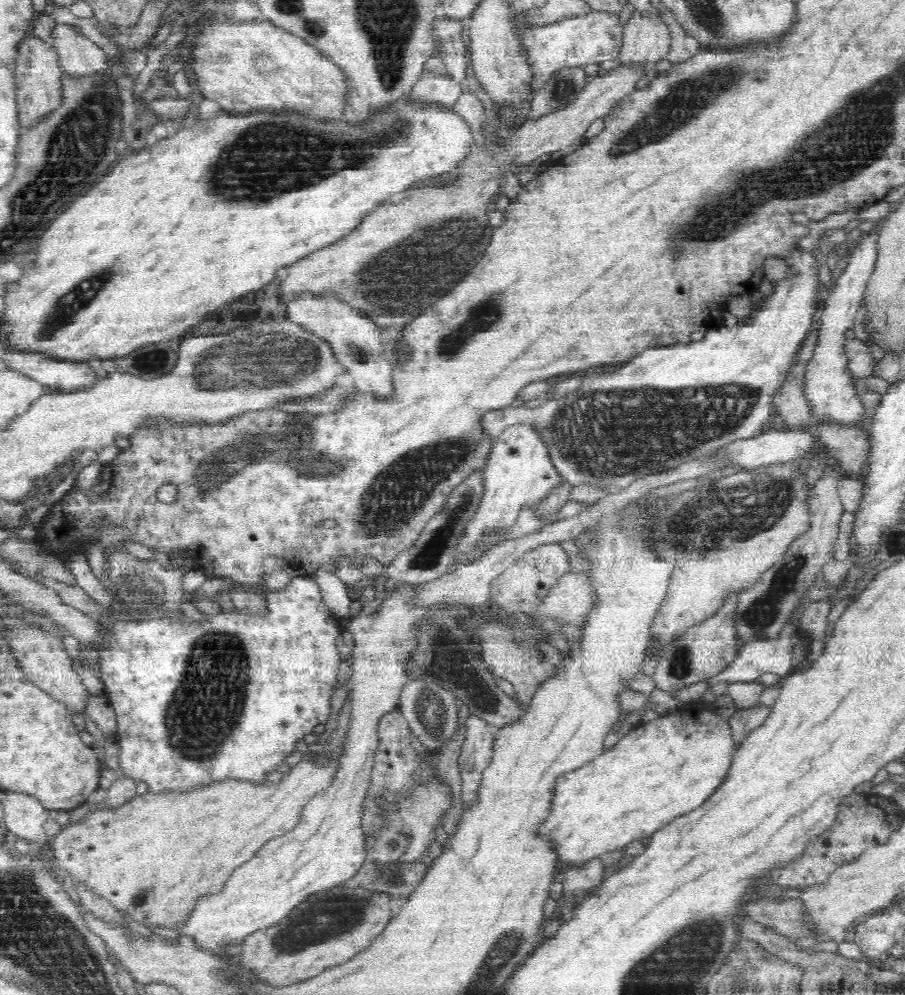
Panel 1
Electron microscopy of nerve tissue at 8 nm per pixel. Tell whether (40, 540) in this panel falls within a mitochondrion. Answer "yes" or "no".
no

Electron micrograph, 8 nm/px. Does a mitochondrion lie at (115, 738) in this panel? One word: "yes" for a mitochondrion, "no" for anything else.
no

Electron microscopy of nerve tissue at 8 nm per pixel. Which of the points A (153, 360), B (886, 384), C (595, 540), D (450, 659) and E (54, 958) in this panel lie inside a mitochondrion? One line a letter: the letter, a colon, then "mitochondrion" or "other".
A: mitochondrion
B: other
C: mitochondrion
D: mitochondrion
E: mitochondrion

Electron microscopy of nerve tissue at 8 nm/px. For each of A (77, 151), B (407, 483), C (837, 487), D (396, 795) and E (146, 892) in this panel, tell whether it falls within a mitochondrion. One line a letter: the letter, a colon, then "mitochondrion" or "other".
A: mitochondrion
B: mitochondrion
C: other
D: other
E: mitochondrion

